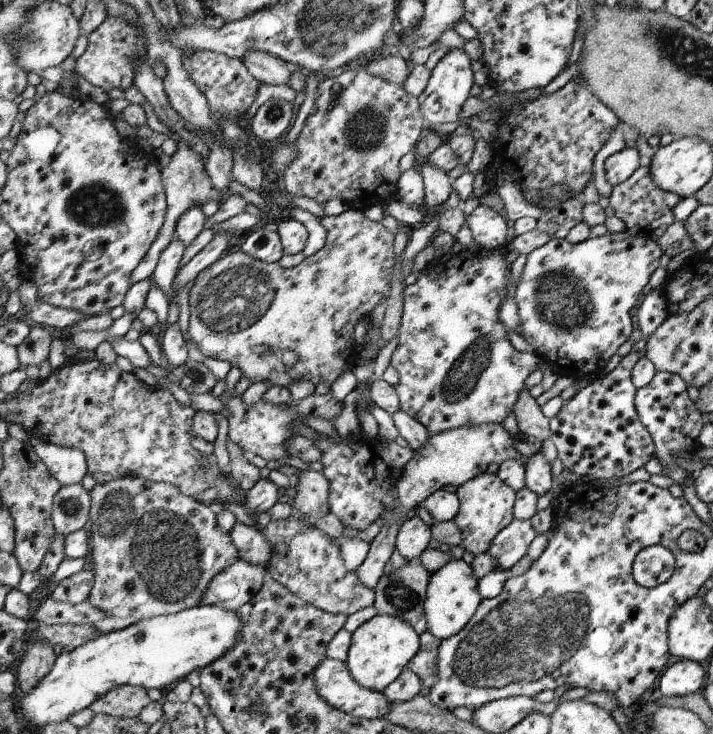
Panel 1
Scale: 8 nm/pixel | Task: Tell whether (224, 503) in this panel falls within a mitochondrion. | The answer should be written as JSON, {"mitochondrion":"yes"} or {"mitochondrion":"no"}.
{"mitochondrion":"no"}

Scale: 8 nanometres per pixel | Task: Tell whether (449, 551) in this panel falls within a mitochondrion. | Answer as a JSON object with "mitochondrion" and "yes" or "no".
{"mitochondrion":"no"}

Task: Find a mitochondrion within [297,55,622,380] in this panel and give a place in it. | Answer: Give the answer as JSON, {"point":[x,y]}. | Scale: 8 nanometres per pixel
{"point":[562,301]}

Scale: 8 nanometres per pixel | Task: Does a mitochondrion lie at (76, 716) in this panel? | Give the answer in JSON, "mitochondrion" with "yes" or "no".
{"mitochondrion":"no"}

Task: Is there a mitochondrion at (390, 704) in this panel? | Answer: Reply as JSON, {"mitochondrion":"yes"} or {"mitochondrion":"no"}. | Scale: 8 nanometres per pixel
{"mitochondrion":"no"}

